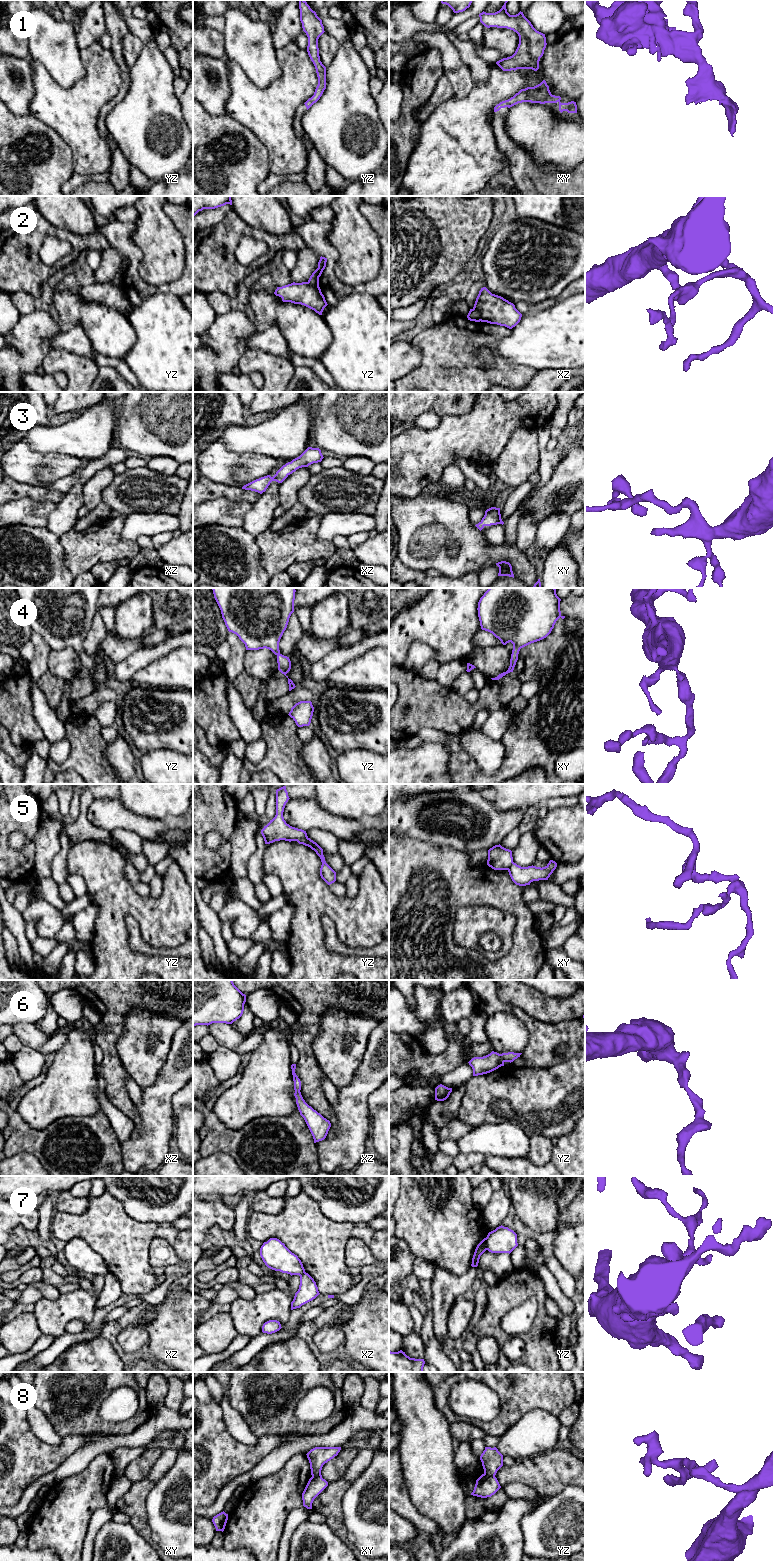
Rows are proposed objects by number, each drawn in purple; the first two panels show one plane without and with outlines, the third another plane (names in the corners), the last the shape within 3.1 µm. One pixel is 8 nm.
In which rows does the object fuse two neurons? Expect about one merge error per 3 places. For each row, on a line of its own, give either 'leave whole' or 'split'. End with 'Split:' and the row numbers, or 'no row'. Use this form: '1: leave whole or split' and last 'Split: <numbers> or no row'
1: leave whole
2: split
3: leave whole
4: leave whole
5: split
6: leave whole
7: split
8: split
Split: 2, 5, 7, 8

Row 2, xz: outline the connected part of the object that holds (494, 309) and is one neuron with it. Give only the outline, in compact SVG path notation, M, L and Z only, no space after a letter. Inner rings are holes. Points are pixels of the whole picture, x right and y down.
M486 287L479 291L473 309L480 312L481 322L497 324L509 329L515 327L522 317L513 303L492 294Z

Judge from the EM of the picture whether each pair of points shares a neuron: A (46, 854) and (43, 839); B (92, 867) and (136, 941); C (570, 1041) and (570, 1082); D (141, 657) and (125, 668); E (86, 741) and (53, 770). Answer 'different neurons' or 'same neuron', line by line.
A: same neuron
B: different neurons
C: different neurons
D: same neuron
E: same neuron

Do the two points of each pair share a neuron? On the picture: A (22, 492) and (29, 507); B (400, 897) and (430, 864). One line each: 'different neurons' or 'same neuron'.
A: different neurons
B: same neuron

